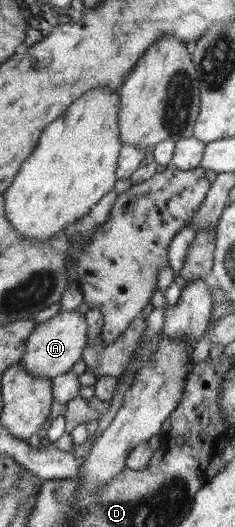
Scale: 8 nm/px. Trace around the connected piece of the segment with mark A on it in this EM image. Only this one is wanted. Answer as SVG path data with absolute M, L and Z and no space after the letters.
M61 310L49 320L36 324L27 338L21 363L31 375L53 379L73 369L73 365L82 357L87 340L85 316L76 310Z

